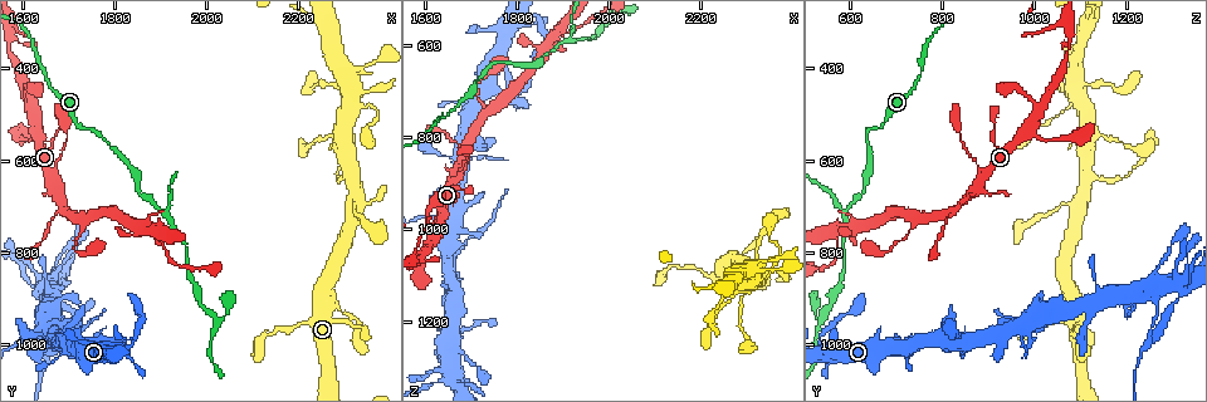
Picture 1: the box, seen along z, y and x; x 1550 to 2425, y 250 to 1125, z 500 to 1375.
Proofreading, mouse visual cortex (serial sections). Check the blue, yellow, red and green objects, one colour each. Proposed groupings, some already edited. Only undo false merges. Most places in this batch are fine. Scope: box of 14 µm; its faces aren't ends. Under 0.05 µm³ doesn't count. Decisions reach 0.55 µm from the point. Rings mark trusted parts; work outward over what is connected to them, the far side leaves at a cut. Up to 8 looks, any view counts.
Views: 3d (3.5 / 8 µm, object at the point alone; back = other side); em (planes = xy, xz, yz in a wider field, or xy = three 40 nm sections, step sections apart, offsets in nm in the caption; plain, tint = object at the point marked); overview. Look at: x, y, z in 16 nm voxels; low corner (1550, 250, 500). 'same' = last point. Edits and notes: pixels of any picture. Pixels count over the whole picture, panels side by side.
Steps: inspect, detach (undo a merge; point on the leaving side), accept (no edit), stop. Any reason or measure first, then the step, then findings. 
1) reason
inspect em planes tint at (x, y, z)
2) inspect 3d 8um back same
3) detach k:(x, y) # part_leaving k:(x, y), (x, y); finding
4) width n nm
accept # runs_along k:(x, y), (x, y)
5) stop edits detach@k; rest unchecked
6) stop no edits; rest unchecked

side arm on a straight run
inspect 3d 8um back at (1730, 725, 755)

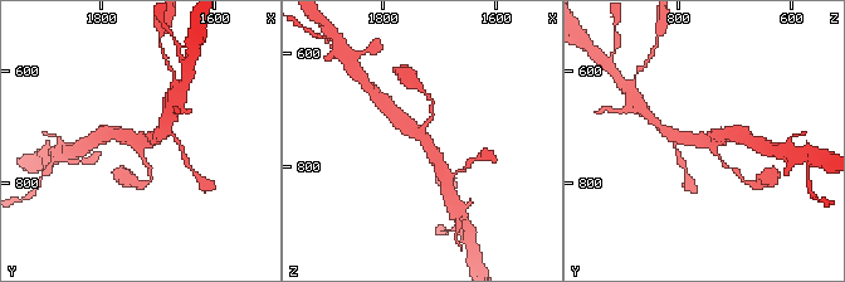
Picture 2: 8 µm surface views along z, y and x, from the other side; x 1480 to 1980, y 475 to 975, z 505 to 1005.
arms 3; arm_widths 150, 400, 400 nm; now the EM
inspect em xy step 5 tint at (1725, 720, 750)

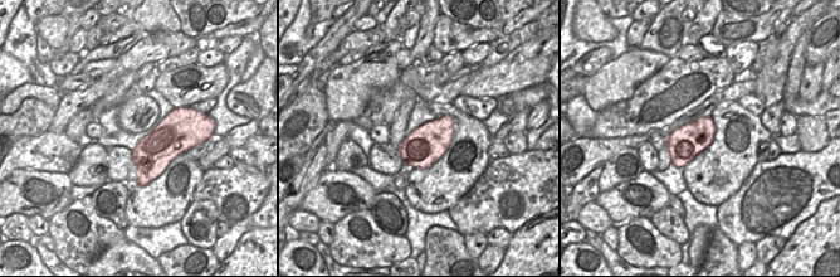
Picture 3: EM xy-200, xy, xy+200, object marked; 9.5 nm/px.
accept # runs_along 2:(440, 169), (430, 145), (394, 116); all the same cell

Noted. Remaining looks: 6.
two arms at a narrow angle
inspect 3d 3.5um at (1645, 865, 1335)

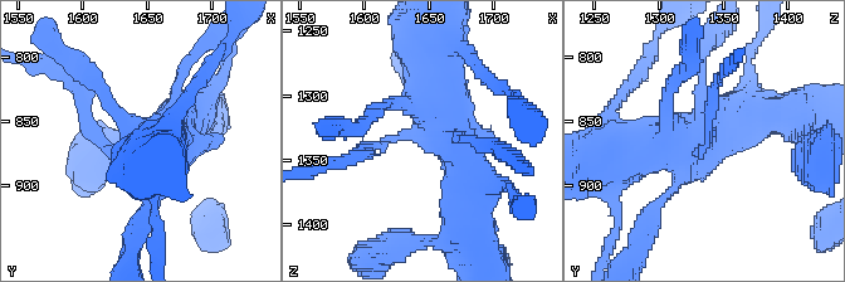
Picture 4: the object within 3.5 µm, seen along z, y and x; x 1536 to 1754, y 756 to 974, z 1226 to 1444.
inspect em xy step 3 plain at (1642, 872, 1330)

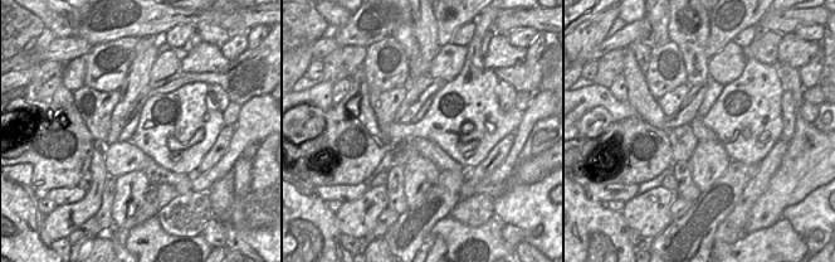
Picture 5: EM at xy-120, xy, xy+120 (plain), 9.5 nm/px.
inspect em xy step 3 tint same

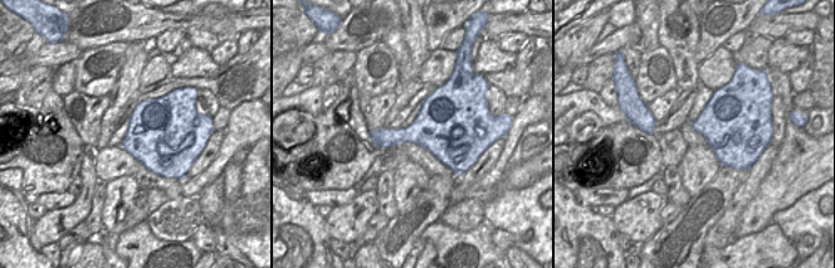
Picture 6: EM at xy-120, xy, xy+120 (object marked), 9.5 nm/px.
accept # runs_along 4:(605, 174), (745, 116); one cell here

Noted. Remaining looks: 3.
inspect 3d 3.5um at (2310, 640, 1125)

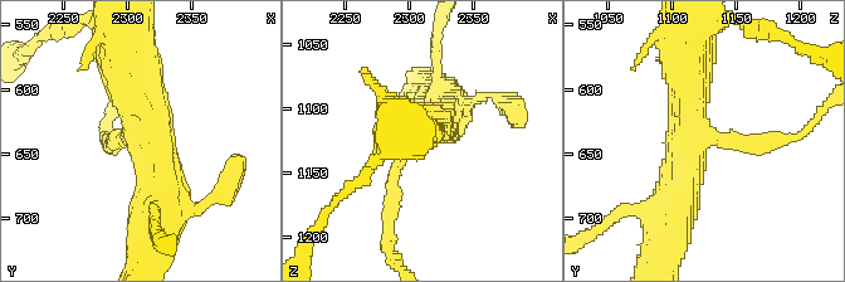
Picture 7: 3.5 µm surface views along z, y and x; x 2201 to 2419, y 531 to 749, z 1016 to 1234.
arms 3; arm_widths 150, 450, 500 nm; now the EM
inspect em xy step 3 tint at (2306, 634, 1124)

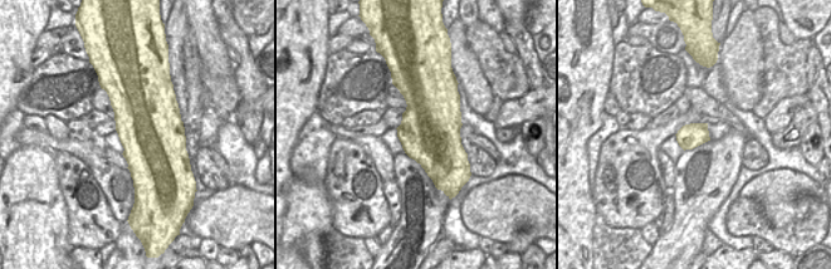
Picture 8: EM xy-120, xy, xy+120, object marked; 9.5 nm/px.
another direction
inspect em xy step 5 tint same

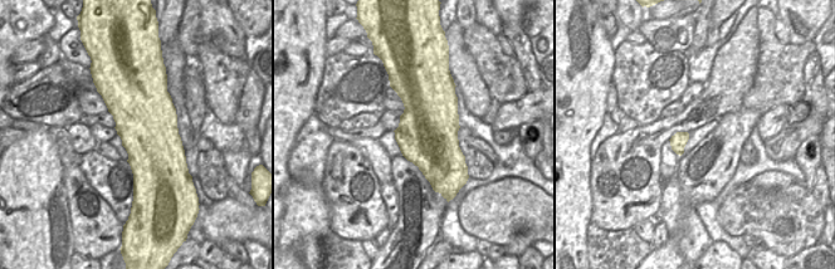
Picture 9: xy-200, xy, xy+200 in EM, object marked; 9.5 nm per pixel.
accept # runs_along 7:(164, 212), (126, 53); all the same cell

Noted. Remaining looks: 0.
stop no edits; rest unchecked

